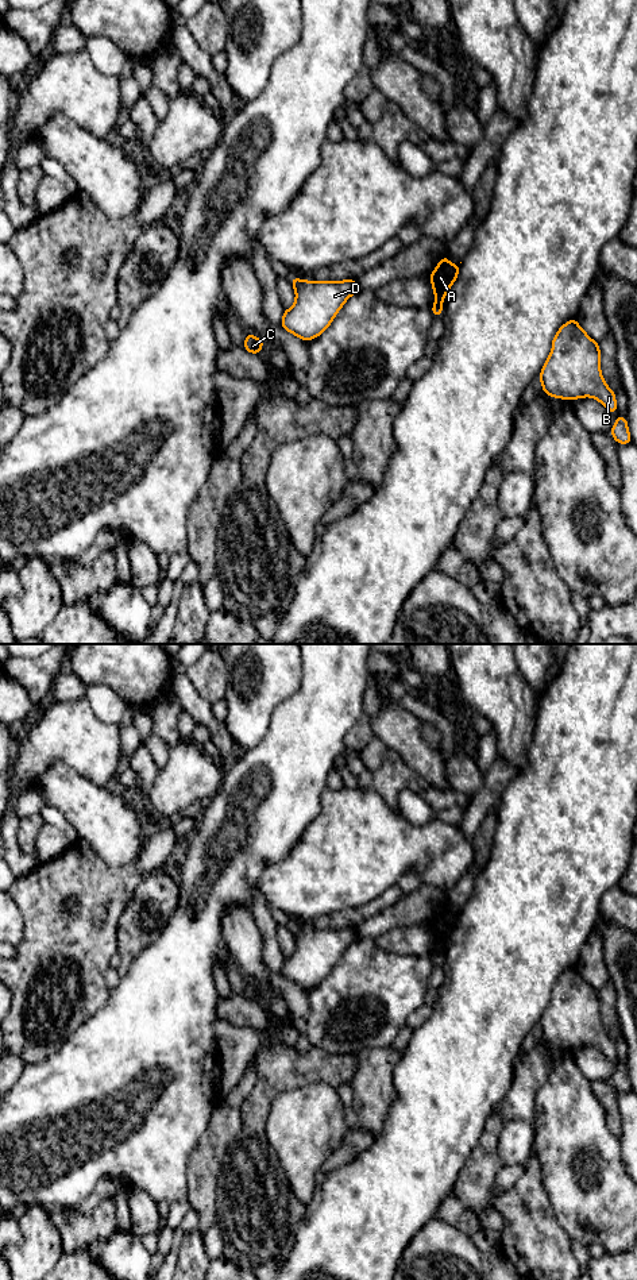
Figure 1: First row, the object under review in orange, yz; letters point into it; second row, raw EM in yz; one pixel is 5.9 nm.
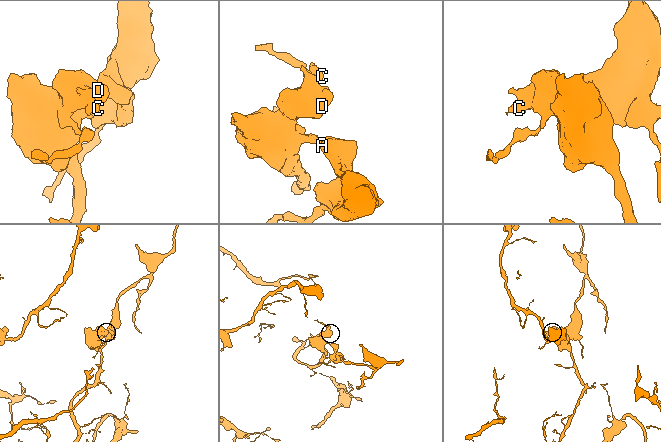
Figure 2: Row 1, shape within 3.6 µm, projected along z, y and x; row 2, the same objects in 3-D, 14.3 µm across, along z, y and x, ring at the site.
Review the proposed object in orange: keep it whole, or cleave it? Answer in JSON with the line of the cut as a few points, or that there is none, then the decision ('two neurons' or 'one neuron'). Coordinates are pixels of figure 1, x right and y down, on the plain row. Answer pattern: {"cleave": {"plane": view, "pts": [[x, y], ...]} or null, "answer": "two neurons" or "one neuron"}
{"cleave": {"plane": "yz", "pts": [[436, 951], [440, 952]]}, "answer": "two neurons"}

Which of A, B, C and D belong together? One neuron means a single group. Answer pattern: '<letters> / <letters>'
A B / C D

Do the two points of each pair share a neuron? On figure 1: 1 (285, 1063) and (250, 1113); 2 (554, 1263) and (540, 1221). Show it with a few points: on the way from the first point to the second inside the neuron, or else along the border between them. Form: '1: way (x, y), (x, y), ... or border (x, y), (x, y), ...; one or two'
1: way (274, 1075), (258, 1101); one
2: way (543, 1252), (540, 1249), (540, 1232); one

